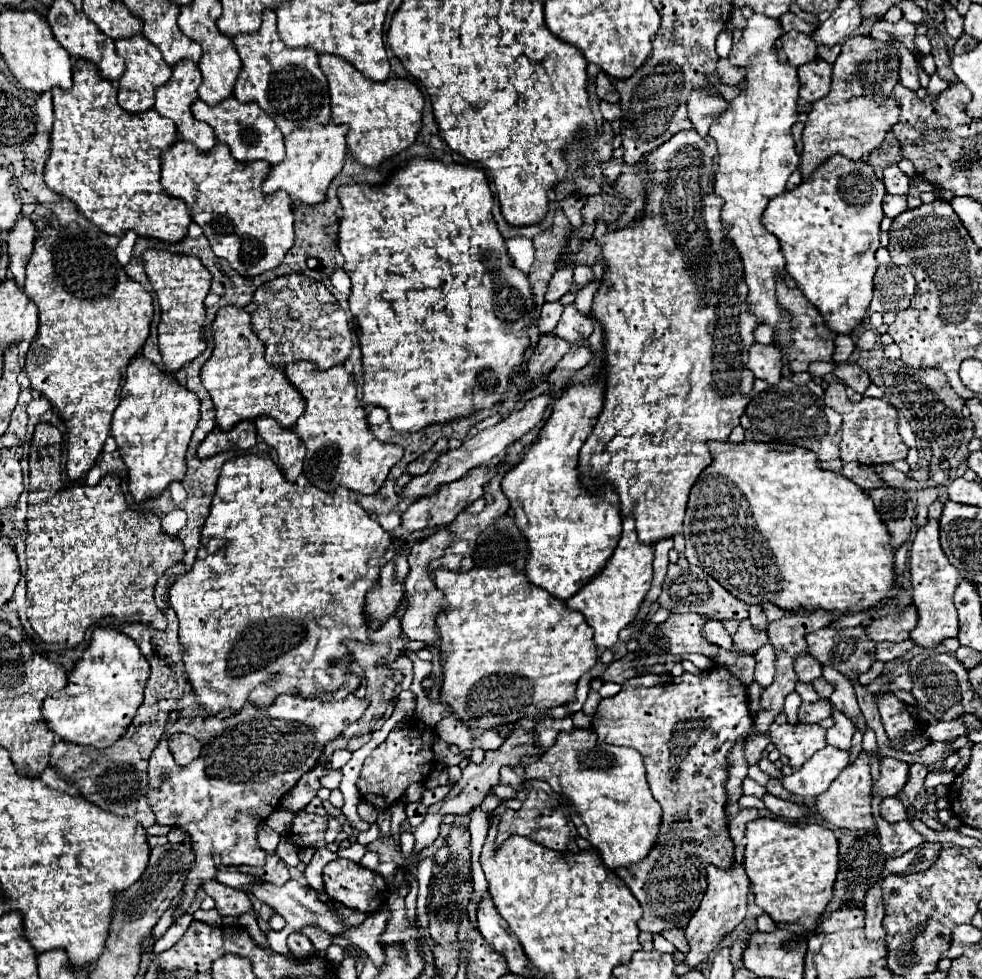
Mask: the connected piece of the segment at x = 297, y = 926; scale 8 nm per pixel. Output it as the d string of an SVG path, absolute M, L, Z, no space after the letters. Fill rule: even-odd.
M289 880L285 886L273 886L273 884L259 884L259 886L253 886L253 888L245 888L245 890L251 890L261 902L267 902L277 914L281 914L285 918L285 928L281 931L269 930L266 934L268 943L273 951L279 952L284 956L293 956L292 952L287 947L287 938L291 932L299 931L305 926L315 926L315 928L321 928L325 930L327 934L331 936L341 936L345 932L345 922L339 918L339 914L335 914L325 902L319 900L317 892L309 886L303 886L295 880Z

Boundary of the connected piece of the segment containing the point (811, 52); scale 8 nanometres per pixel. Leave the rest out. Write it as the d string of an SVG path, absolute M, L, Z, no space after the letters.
M797 30L785 32L779 38L779 42L781 42L781 48L787 54L787 60L791 66L801 66L801 64L807 64L809 60L817 58L813 40L803 32L797 32Z

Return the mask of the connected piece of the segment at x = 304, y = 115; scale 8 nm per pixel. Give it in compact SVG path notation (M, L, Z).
M275 10L265 12L263 24L253 36L237 36L233 40L243 70L237 78L233 96L239 102L257 102L279 126L283 136L289 136L297 128L311 128L331 122L331 104L329 88L325 74L319 68L317 52L311 48L287 48L275 30Z

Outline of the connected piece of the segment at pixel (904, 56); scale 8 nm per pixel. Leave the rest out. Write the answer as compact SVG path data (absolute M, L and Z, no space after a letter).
M897 40L891 42L897 58L899 58L899 76L901 76L901 82L911 88L911 90L917 90L919 88L919 76L917 76L917 62L915 62L915 56Z

